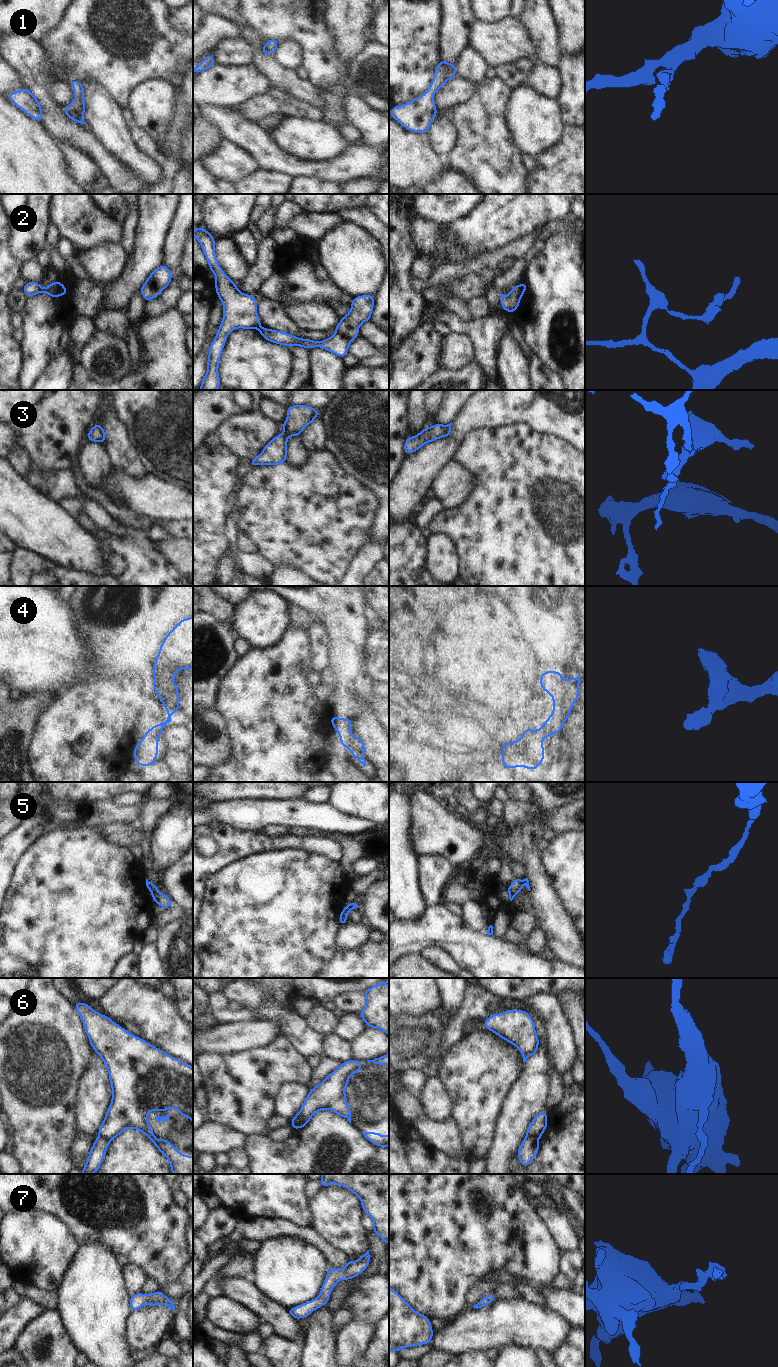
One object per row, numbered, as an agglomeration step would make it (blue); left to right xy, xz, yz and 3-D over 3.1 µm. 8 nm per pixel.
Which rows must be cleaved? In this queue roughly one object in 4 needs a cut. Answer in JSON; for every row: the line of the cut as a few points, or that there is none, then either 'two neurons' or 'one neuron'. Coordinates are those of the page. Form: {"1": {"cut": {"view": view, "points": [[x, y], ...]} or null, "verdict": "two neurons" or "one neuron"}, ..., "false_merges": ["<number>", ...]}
{"1": {"cut": null, "verdict": "one neuron"}, "2": {"cut": {"view": "xz", "points": [[259, 326], [257, 328]]}, "verdict": "two neurons"}, "3": {"cut": null, "verdict": "one neuron"}, "4": {"cut": null, "verdict": "one neuron"}, "5": {"cut": null, "verdict": "one neuron"}, "6": {"cut": {"view": "yz", "points": [[527, 1136], [532, 1136], [537, 1141]]}, "verdict": "two neurons"}, "7": {"cut": null, "verdict": "one neuron"}, "false_merges": ["2", "6"]}

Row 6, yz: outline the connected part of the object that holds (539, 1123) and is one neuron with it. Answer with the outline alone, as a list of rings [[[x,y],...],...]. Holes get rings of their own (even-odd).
[[[545,1110],[534,1116],[532,1122],[527,1127],[526,1136],[533,1137],[538,1141],[547,1127],[547,1110]]]

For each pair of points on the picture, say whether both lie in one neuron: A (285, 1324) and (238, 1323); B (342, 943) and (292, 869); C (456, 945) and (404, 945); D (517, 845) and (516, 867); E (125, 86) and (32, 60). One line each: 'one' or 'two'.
A: two
B: two
C: one
D: two
E: two

